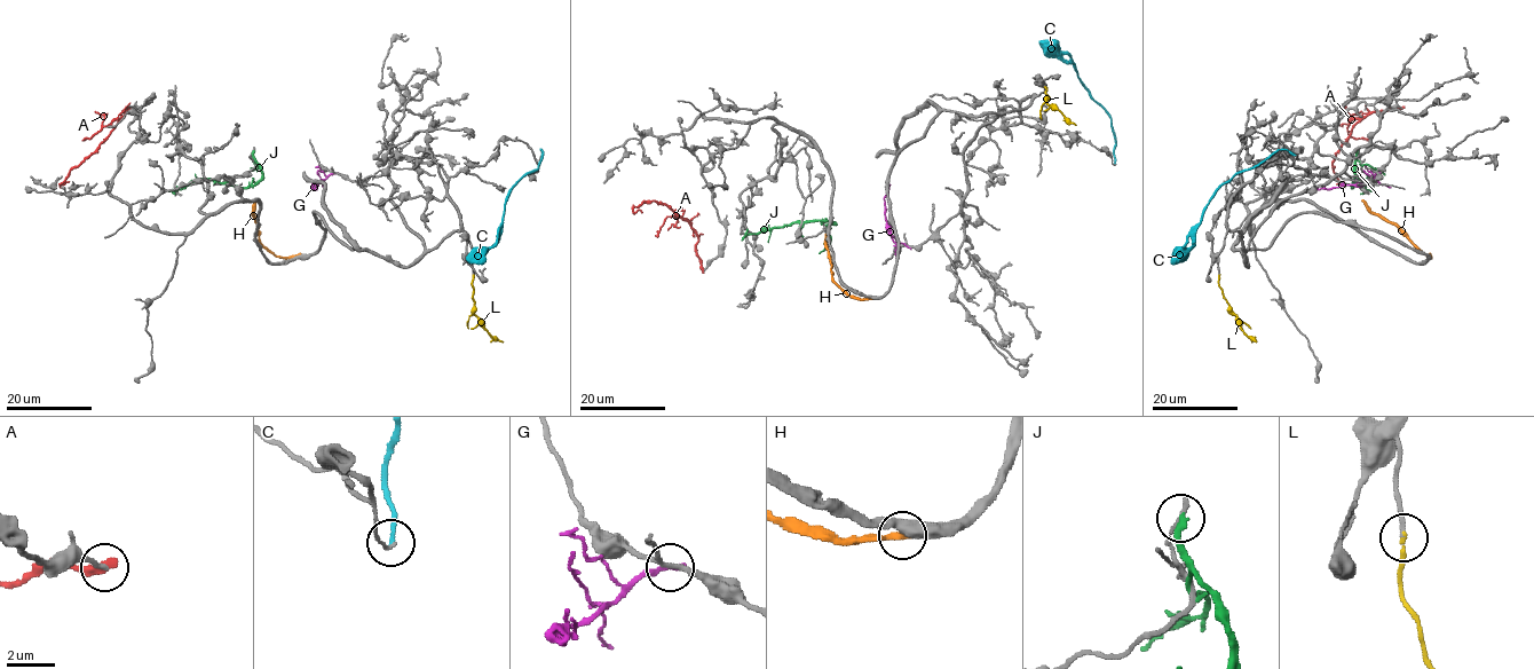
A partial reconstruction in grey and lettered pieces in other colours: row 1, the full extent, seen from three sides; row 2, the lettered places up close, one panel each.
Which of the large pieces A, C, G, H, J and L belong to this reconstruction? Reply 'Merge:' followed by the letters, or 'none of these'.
Merge: L

